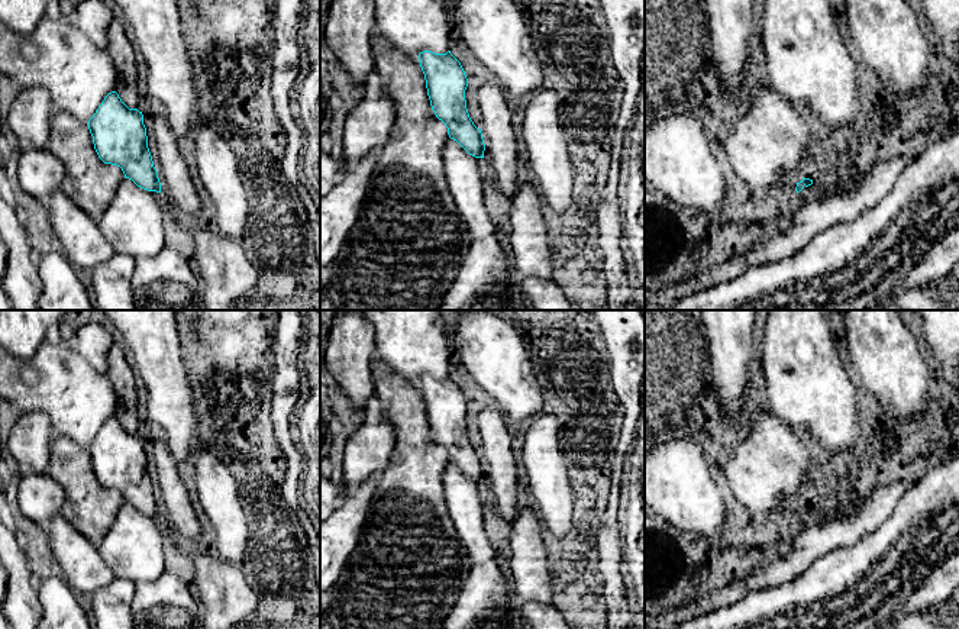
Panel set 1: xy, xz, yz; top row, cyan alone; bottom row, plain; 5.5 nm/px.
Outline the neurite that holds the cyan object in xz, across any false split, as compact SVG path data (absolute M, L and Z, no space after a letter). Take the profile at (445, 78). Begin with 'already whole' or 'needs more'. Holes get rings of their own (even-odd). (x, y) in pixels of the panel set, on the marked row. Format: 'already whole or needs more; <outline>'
already whole; M423 51L419 54L419 61L432 110L448 128L449 138L469 155L484 158L485 143L481 129L474 125L466 109L468 78L461 62L451 51L446 54Z

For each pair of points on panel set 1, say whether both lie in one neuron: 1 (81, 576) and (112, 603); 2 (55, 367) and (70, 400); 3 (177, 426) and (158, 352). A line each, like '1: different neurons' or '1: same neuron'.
1: different neurons
2: same neuron
3: same neuron

